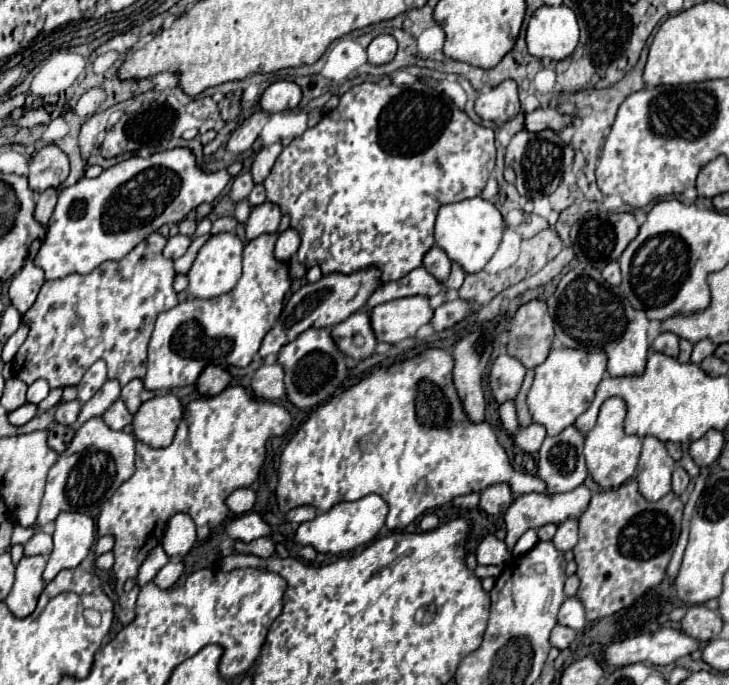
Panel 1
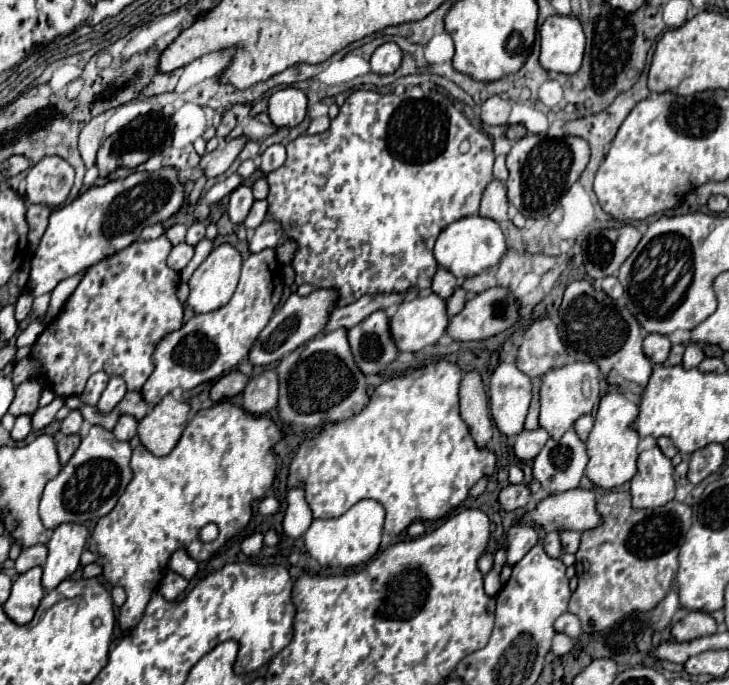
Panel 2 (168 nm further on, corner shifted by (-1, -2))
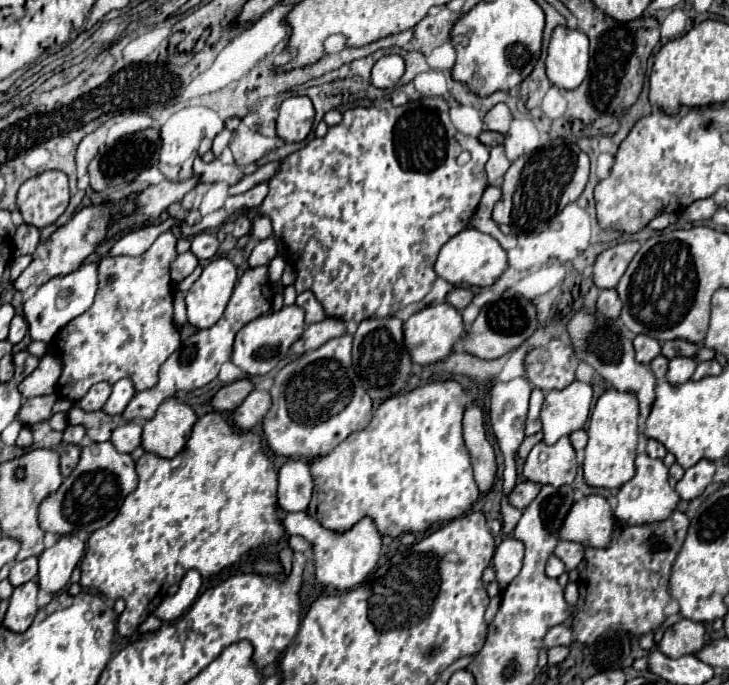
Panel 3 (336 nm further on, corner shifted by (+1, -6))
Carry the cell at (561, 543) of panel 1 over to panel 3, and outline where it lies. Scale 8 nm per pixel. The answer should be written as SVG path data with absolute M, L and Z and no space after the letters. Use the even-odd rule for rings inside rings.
M560 540L560 544L554 550L554 556L558 556L564 564L566 564L566 572L578 568L578 564L582 562L584 556L584 546L576 544L576 542L568 542L568 540Z

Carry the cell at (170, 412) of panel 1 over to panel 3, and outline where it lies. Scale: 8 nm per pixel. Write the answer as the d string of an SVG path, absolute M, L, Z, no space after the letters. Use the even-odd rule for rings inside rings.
M176 398L164 400L154 418L144 424L142 448L162 458L174 458L188 442L196 420L198 416L188 404Z

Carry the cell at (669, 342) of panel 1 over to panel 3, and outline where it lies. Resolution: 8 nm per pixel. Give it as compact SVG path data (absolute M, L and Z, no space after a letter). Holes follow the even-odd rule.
M638 334L634 338L634 350L636 350L636 360L640 364L650 364L652 358L660 354L660 344L658 344L658 340L654 340L646 334Z

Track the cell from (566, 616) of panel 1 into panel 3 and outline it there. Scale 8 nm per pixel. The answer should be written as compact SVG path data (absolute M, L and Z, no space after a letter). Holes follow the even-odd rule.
M564 624L554 626L548 630L544 636L544 648L554 648L554 646L568 646L572 642L572 632Z

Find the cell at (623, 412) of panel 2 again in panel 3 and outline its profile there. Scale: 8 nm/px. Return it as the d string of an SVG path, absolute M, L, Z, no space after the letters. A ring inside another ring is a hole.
M606 390L590 416L586 458L582 465L584 480L596 488L620 488L626 484L634 476L638 439L638 400L634 392Z

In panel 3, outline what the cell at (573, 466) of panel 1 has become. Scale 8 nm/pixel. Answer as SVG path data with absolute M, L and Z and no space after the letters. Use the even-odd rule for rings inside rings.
M564 436L552 446L538 442L530 450L530 454L524 462L522 474L530 482L562 486L562 484L574 482L576 468L578 468L578 464L576 464L574 448L572 448L568 436Z

